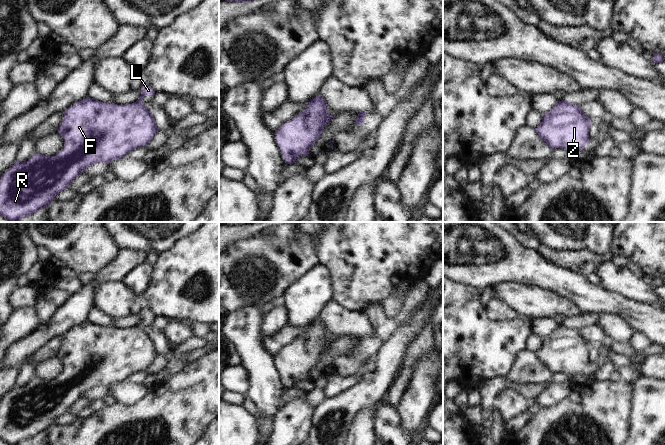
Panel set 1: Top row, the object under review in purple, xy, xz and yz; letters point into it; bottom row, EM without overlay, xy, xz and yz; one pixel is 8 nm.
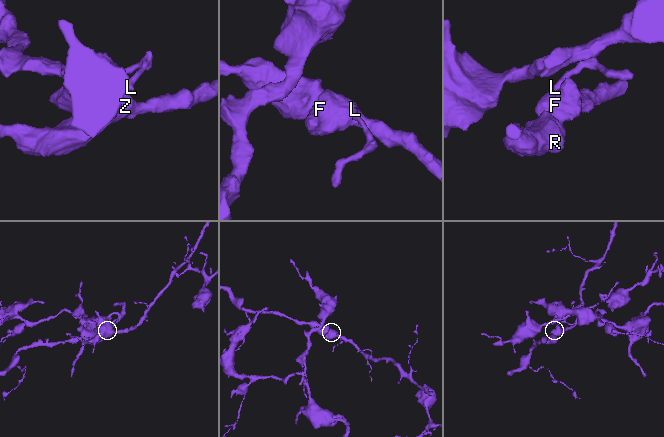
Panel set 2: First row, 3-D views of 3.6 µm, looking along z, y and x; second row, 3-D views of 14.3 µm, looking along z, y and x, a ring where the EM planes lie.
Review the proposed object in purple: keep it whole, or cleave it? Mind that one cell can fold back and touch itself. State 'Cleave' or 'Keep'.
Cleave.

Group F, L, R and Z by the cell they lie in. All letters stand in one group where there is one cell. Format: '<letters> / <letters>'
F R Z / L

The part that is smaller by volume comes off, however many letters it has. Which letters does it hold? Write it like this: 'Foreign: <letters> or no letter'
Foreign: L

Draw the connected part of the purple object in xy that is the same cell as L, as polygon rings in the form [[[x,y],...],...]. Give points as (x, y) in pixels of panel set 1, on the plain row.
[[[144,307],[143,310],[141,311],[141,320],[137,325],[142,327],[145,319],[151,320],[155,319],[155,316],[153,315],[152,311],[147,307]]]

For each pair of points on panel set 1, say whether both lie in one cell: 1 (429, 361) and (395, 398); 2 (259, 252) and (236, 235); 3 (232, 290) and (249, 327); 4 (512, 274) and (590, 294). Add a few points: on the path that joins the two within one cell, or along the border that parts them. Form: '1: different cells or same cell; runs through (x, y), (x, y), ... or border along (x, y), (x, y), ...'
1: different cells; border along (416, 362), (412, 377), (399, 406)
2: different cells; border along (255, 235), (232, 243), (229, 246)
3: different cells; border along (260, 305), (247, 304), (230, 313)
4: same cell; runs through (531, 274), (543, 274), (571, 285)

